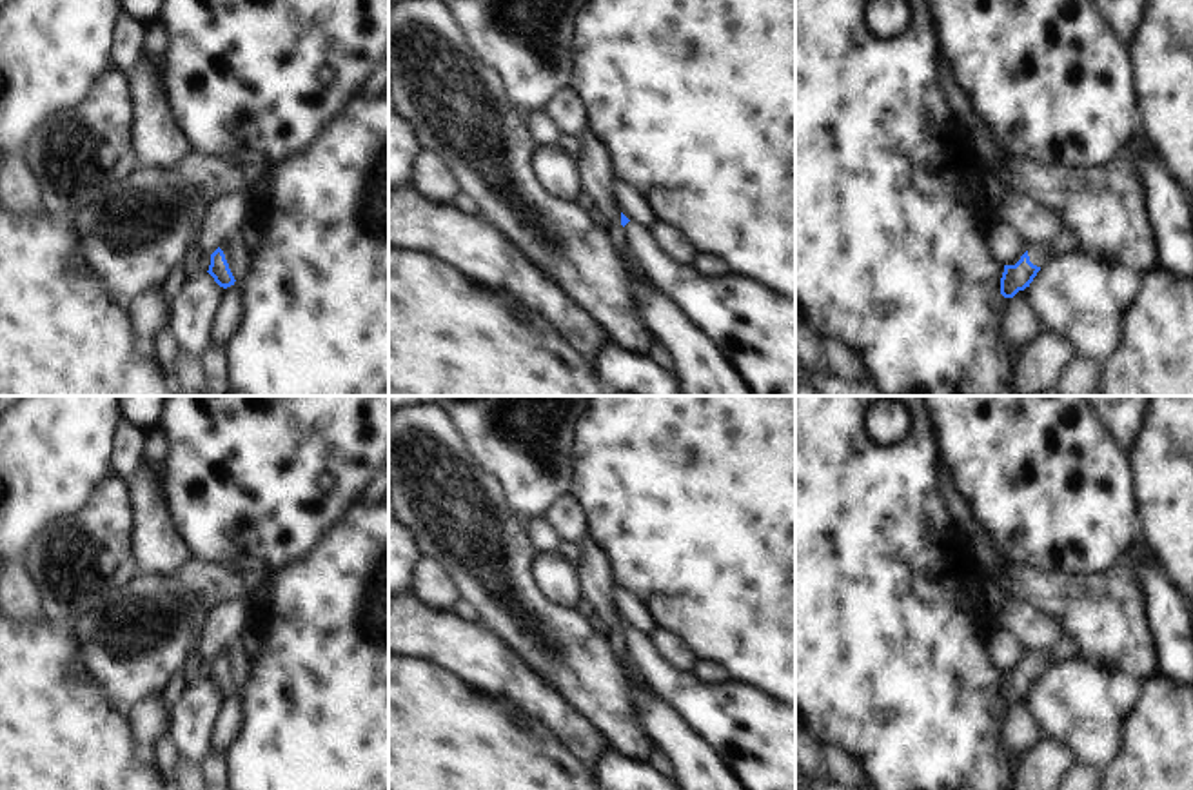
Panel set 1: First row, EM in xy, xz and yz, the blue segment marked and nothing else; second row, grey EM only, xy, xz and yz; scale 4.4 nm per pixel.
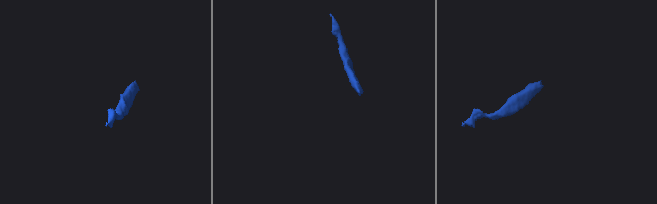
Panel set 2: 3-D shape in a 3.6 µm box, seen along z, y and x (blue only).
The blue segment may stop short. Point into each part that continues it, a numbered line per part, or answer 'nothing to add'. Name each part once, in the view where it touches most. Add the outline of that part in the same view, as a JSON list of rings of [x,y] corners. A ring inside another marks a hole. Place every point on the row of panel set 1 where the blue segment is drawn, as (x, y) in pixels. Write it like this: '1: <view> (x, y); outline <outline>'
1: yz (1041, 255); outline [[[1035,243],[1028,247],[1030,262],[1037,267],[1048,265],[1057,254],[1051,251],[1050,243]]]

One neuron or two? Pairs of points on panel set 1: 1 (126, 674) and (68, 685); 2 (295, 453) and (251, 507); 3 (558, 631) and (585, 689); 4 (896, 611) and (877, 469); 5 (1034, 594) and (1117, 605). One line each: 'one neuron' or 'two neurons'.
1: two neurons
2: one neuron
3: one neuron
4: one neuron
5: one neuron

